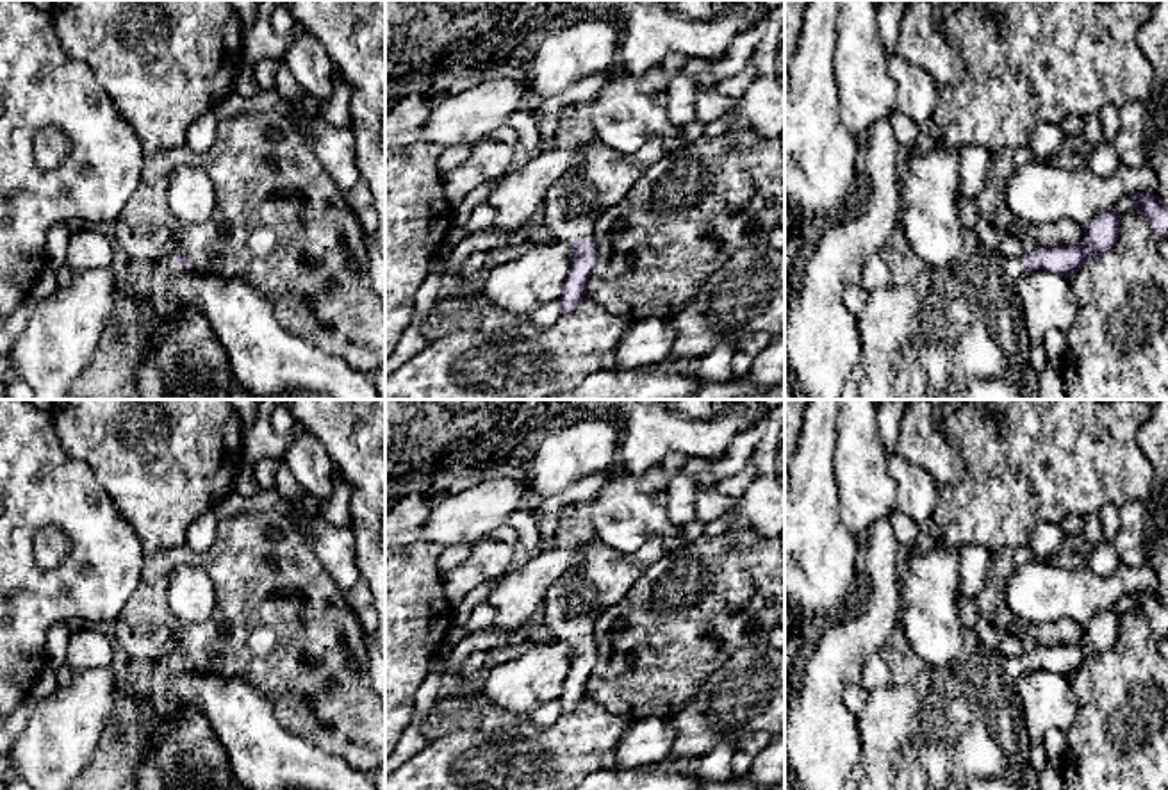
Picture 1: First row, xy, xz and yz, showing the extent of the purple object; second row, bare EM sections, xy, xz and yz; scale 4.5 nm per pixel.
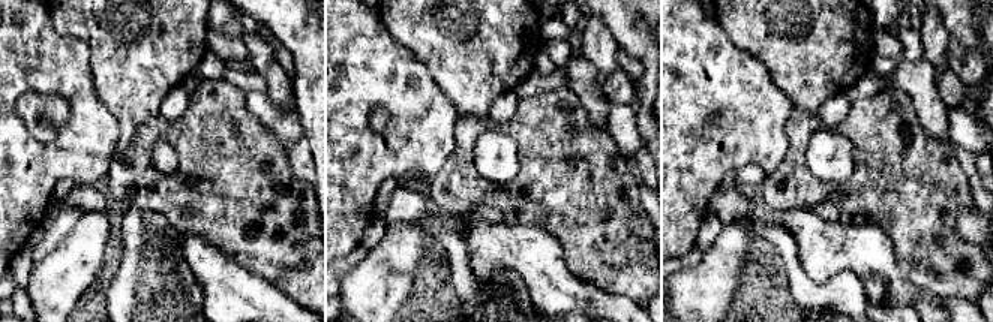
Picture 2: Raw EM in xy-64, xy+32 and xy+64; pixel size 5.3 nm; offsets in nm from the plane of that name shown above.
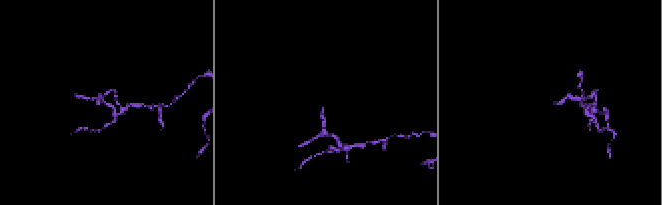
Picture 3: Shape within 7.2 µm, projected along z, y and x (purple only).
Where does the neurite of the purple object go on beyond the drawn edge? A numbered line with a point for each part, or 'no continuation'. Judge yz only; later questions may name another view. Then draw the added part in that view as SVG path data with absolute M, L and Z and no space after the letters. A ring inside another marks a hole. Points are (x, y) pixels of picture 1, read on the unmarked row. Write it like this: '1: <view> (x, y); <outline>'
1: yz (965, 730); M965 628L959 654L949 665L929 667L924 688L909 683L872 690L856 715L865 767L860 790L1040 790L1016 692L1024 674L1020 658L1002 656Z

